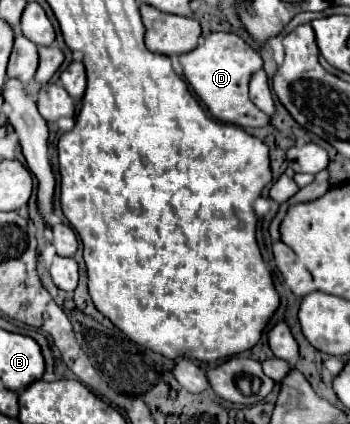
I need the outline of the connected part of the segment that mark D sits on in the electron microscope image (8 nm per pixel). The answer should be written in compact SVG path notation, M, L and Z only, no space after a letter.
M223 31L211 33L197 49L179 55L179 61L183 65L185 81L193 87L197 97L217 121L239 127L267 127L271 123L269 115L261 113L249 99L249 77L263 67L263 59L259 51L255 51L239 35Z

